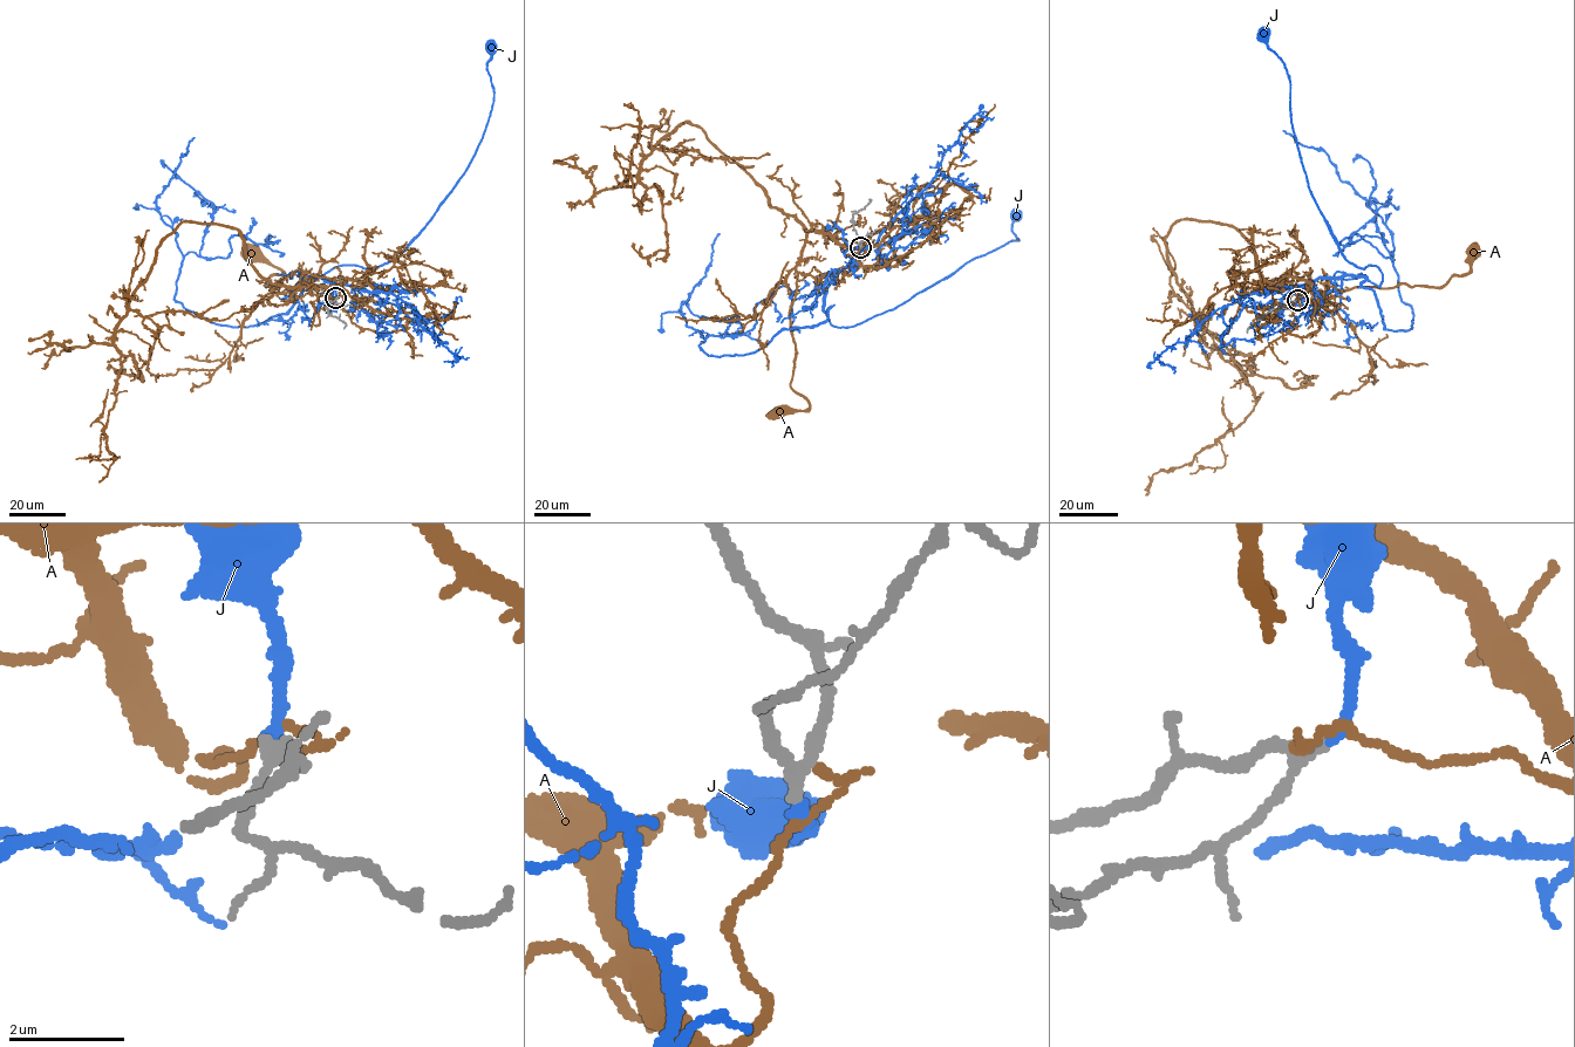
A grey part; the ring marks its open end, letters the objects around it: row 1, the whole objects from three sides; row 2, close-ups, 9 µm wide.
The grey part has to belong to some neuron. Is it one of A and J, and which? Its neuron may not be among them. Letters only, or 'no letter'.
J

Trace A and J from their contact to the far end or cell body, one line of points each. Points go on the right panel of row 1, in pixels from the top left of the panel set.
A: (1295, 300), (1310, 301), (1299, 288), (1281, 288), (1320, 293), (1443, 286), (1467, 274), (1473, 251)
J: (1297, 300), (1318, 278), (1379, 286), (1382, 273), (1345, 259), (1321, 213), (1293, 131), (1290, 80), (1263, 33)

